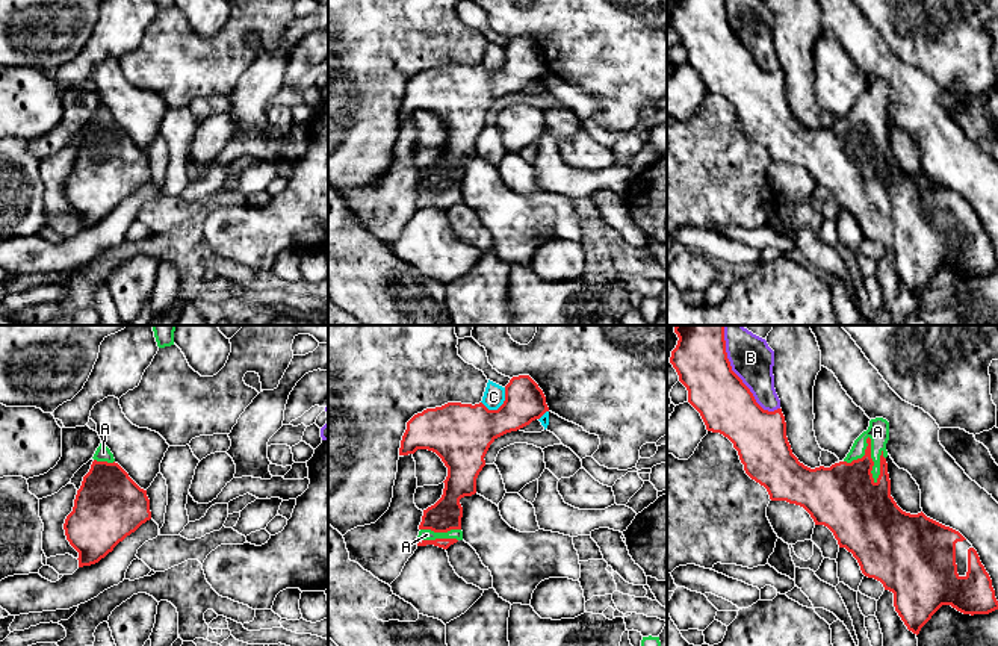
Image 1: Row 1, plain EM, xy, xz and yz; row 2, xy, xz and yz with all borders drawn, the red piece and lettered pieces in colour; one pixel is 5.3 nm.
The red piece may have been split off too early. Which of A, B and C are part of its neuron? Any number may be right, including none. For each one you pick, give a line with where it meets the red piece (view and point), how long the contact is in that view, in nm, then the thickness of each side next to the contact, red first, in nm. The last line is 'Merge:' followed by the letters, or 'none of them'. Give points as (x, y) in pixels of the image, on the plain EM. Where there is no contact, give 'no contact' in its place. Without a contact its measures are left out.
A: meets red in yz at (871, 121); contact 260 nm long; 360 nm thick on the red side, 110 nm on the other
Merge: A

